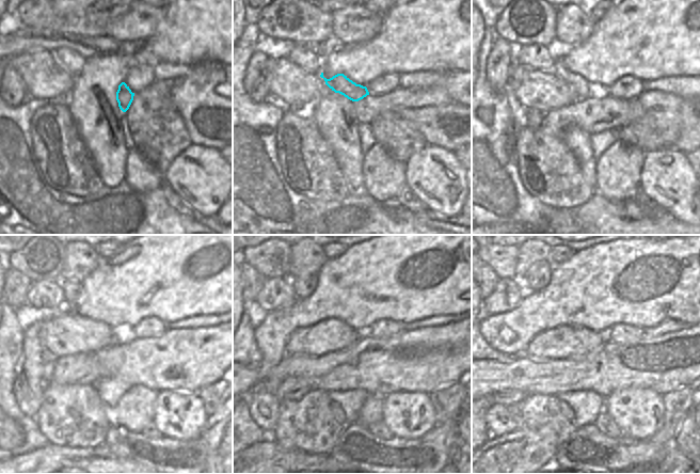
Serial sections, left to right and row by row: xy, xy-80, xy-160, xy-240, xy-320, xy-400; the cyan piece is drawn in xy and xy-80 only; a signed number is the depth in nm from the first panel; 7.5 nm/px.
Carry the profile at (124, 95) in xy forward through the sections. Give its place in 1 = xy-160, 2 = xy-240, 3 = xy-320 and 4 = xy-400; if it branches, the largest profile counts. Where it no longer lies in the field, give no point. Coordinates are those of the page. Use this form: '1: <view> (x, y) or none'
1: xy-160 (558, 50)
2: xy-240 (70, 288)
3: xy-320 (303, 285)
4: xy-400 (538, 275)

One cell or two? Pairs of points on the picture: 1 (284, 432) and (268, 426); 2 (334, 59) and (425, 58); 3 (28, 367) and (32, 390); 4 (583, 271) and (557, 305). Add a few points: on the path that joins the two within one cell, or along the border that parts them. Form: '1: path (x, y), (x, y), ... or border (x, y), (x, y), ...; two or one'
1: border (280, 404), (277, 420), (274, 427), (268, 433); two
2: path (356, 59), (402, 58); one
3: path (30, 373), (30, 384); one
4: path (583, 280), (566, 297); one

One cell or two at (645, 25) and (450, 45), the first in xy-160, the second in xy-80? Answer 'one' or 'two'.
one

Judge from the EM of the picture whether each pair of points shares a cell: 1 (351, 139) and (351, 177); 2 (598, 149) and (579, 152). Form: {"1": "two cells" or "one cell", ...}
{"1": "one cell", "2": "two cells"}

